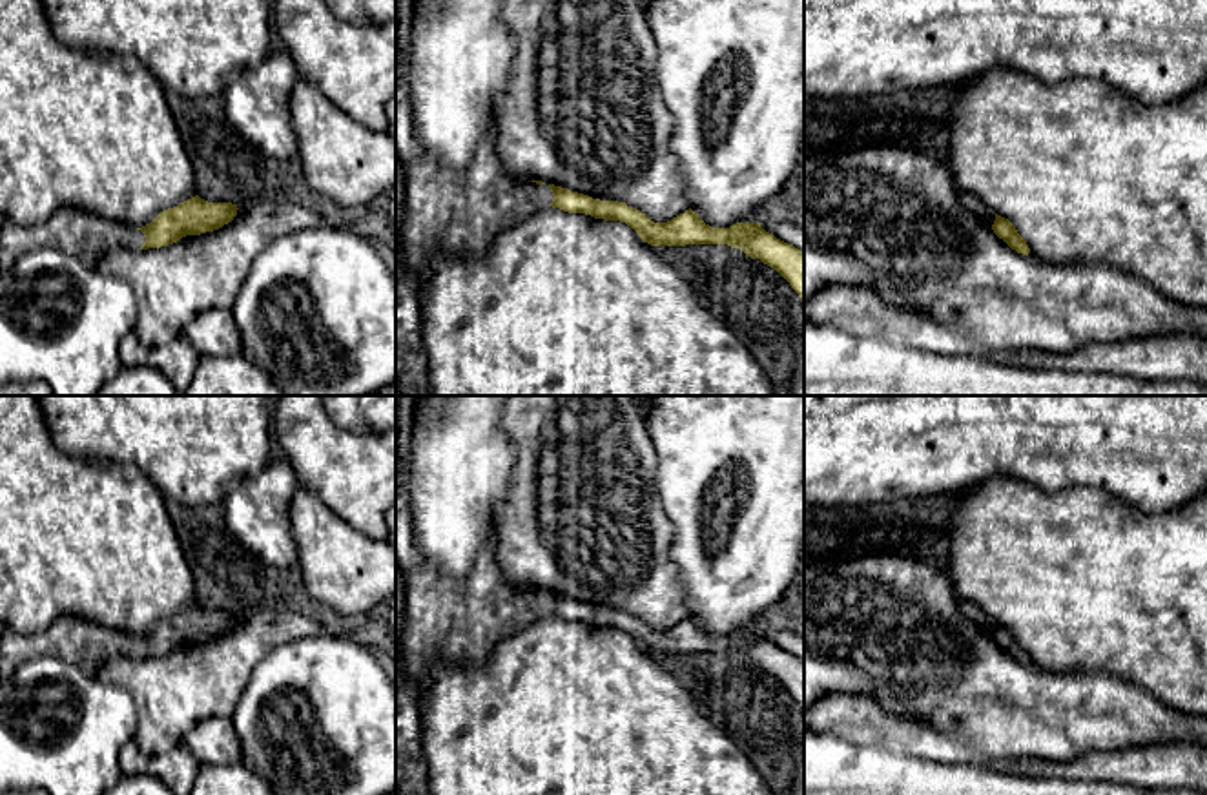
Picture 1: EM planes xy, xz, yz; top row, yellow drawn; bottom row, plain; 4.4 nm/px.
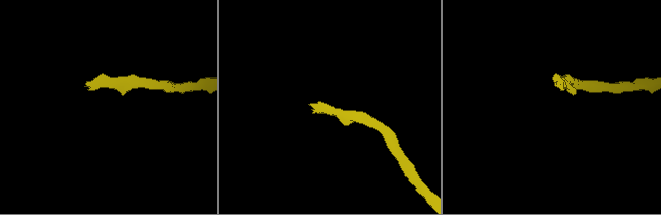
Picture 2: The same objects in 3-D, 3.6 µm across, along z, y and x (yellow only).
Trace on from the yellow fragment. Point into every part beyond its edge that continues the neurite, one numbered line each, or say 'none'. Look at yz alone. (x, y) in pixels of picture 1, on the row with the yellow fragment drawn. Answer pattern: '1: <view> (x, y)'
1: yz (970, 201)

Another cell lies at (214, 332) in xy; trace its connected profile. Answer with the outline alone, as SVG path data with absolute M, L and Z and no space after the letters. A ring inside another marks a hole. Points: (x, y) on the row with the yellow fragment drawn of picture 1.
M232 308L199 314L182 332L199 356L242 354L242 339Z

